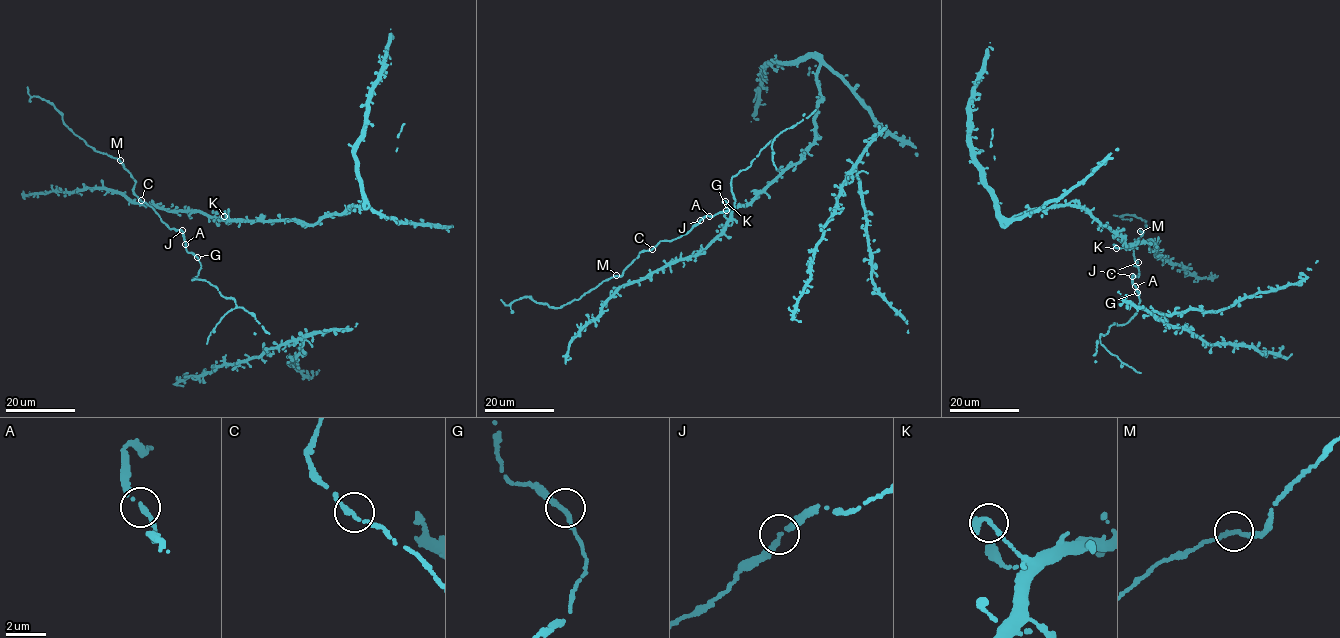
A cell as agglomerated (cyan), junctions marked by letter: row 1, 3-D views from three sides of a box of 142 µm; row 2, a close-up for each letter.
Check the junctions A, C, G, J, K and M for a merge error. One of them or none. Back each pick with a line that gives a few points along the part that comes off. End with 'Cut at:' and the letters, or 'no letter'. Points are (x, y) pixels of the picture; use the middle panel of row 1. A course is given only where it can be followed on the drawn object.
Cut at: no letter

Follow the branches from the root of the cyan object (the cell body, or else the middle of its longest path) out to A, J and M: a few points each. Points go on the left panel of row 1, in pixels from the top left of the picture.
A: (141, 200), (151, 207), (168, 227), (183, 231), (185, 244)
J: (141, 200), (151, 207), (168, 227), (182, 230)
M: (141, 200), (133, 190), (134, 180), (119, 160)

